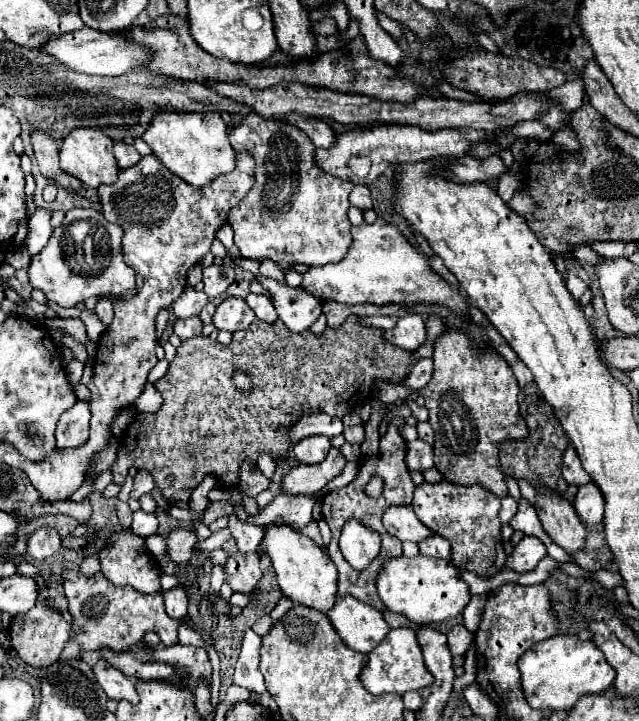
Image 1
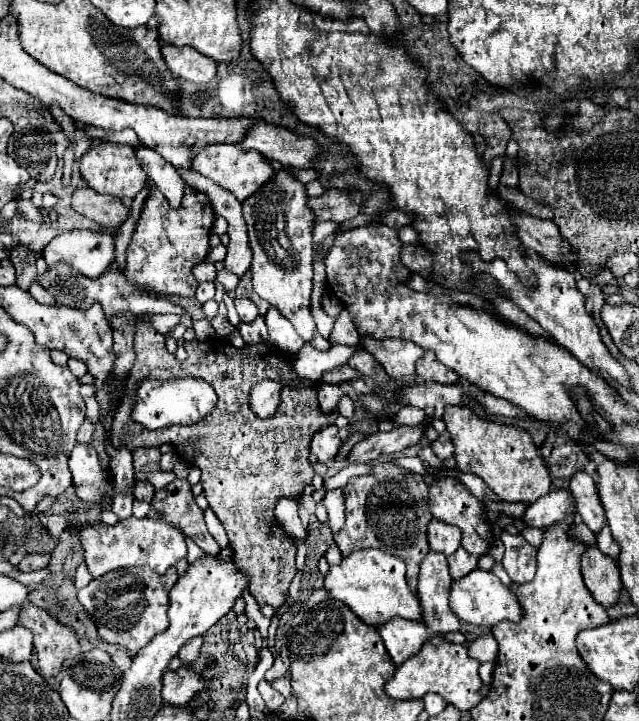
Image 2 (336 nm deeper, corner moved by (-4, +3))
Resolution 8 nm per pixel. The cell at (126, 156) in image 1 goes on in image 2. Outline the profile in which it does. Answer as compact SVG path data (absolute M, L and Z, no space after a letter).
M145 146L137 148L137 158L147 172L147 176L155 182L159 192L167 198L171 208L179 208L183 194L185 194L185 180L179 176L177 168L171 166L165 158L155 154L155 150L147 150Z

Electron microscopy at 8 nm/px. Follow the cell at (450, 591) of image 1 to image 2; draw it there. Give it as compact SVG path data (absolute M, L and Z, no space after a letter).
M473 570L465 578L453 580L451 608L459 616L459 620L479 626L495 626L501 620L519 622L523 618L523 608L519 606L517 596L505 584L501 584L501 580L493 572L485 570Z

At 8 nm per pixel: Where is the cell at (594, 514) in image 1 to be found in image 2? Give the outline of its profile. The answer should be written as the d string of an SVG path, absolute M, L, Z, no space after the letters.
M551 490L547 496L541 496L525 510L523 522L531 528L547 528L555 522L571 520L573 514L575 504L571 494L567 490Z

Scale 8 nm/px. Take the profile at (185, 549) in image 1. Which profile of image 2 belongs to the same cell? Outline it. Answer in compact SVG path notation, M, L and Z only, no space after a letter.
M193 638L187 646L183 646L183 650L179 652L179 660L185 664L185 666L191 666L197 658L199 658L199 648L203 644L203 638Z

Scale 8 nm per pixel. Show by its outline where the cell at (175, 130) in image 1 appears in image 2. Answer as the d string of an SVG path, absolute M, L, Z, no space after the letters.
M213 144L213 146L205 146L197 156L195 156L195 170L203 176L207 176L209 180L213 180L215 184L219 184L221 188L229 190L239 202L245 202L245 198L249 198L251 194L255 194L263 184L275 180L275 168L271 166L271 162L267 158L263 158L263 154L259 152L243 152L239 150L237 144Z

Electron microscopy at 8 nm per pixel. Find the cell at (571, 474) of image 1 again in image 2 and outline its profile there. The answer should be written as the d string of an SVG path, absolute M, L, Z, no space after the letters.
M585 472L575 474L571 478L571 494L577 502L577 512L583 518L583 522L589 526L593 534L599 534L607 518L603 514L603 504L593 478L587 476Z

